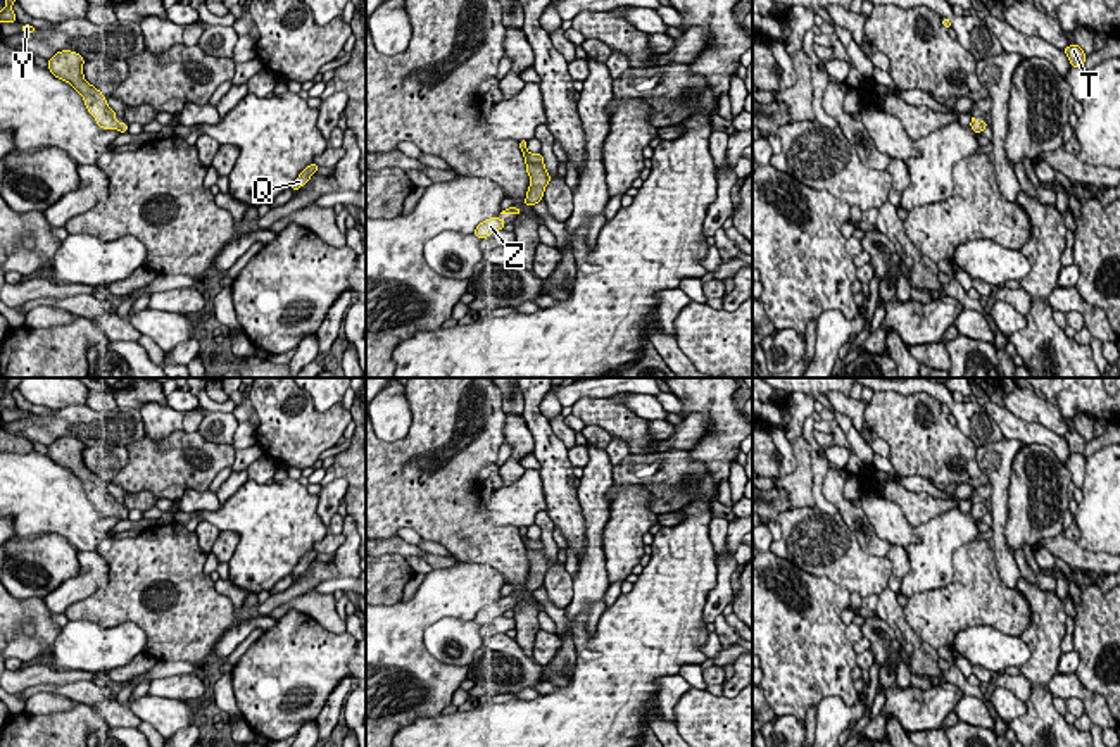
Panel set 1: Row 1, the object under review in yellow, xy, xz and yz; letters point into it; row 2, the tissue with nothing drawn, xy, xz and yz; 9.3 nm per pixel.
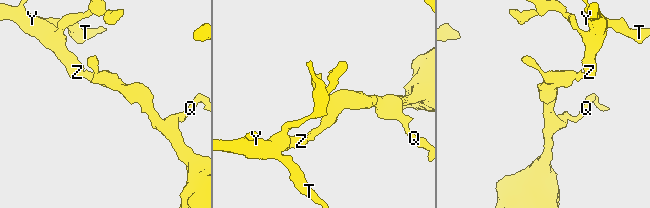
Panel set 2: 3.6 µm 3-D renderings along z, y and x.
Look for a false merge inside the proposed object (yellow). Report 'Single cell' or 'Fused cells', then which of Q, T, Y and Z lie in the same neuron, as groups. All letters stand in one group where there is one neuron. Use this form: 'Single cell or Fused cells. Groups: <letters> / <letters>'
Single cell. Groups: Q T Y Z

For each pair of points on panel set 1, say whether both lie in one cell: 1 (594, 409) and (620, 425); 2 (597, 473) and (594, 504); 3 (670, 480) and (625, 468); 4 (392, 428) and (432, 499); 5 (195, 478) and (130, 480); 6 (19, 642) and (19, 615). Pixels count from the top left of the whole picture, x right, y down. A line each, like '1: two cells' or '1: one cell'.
1: one cell
2: one cell
3: one cell
4: two cells
5: one cell
6: two cells

